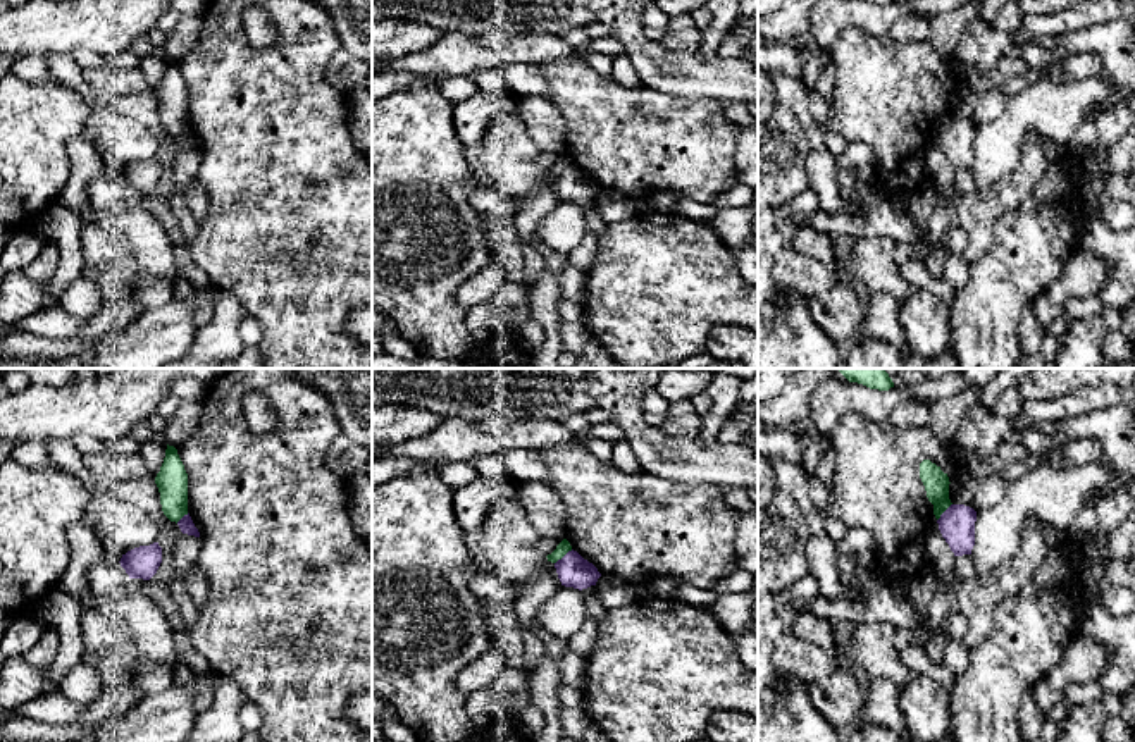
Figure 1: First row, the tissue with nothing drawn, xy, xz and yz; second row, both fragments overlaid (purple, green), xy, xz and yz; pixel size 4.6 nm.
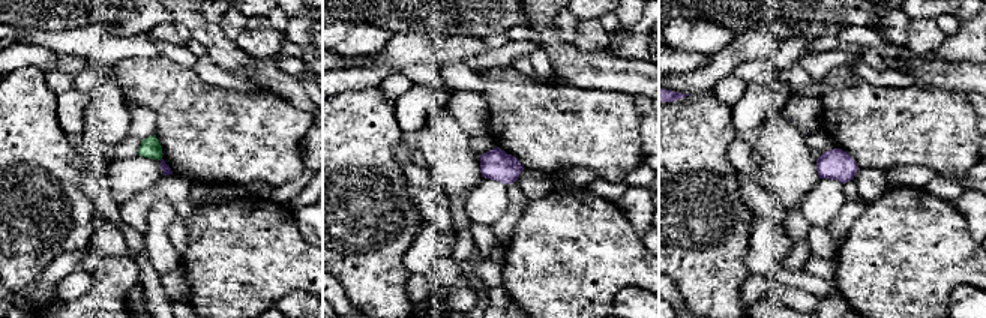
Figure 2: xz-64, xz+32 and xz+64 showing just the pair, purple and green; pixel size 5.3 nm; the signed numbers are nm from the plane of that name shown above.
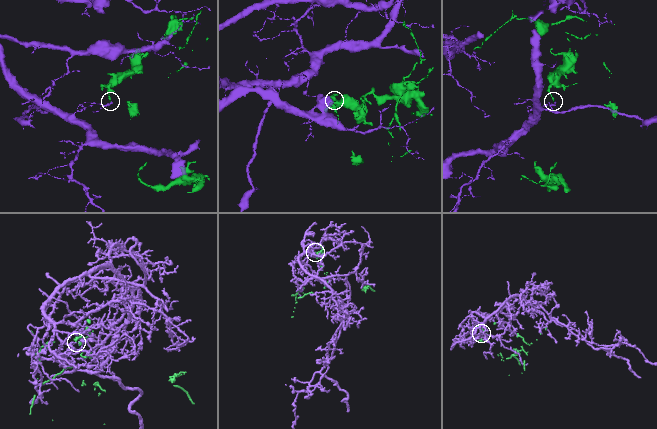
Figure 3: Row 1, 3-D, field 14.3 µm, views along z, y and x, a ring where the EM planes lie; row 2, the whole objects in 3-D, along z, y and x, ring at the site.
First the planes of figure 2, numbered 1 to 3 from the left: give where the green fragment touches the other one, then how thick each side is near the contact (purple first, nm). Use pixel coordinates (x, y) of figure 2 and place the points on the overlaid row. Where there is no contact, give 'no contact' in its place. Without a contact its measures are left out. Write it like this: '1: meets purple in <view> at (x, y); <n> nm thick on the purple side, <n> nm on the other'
1: no contact
2: no contact
3: no contact

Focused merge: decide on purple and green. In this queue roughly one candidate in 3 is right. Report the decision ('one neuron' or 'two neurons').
two neurons

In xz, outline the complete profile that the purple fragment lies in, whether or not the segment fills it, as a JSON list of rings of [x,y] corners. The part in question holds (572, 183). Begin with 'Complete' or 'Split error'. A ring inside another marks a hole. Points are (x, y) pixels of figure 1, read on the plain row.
Complete. [[[574,164],[558,174],[555,182],[561,200],[579,205],[596,200],[598,193],[601,191],[598,182]]]

